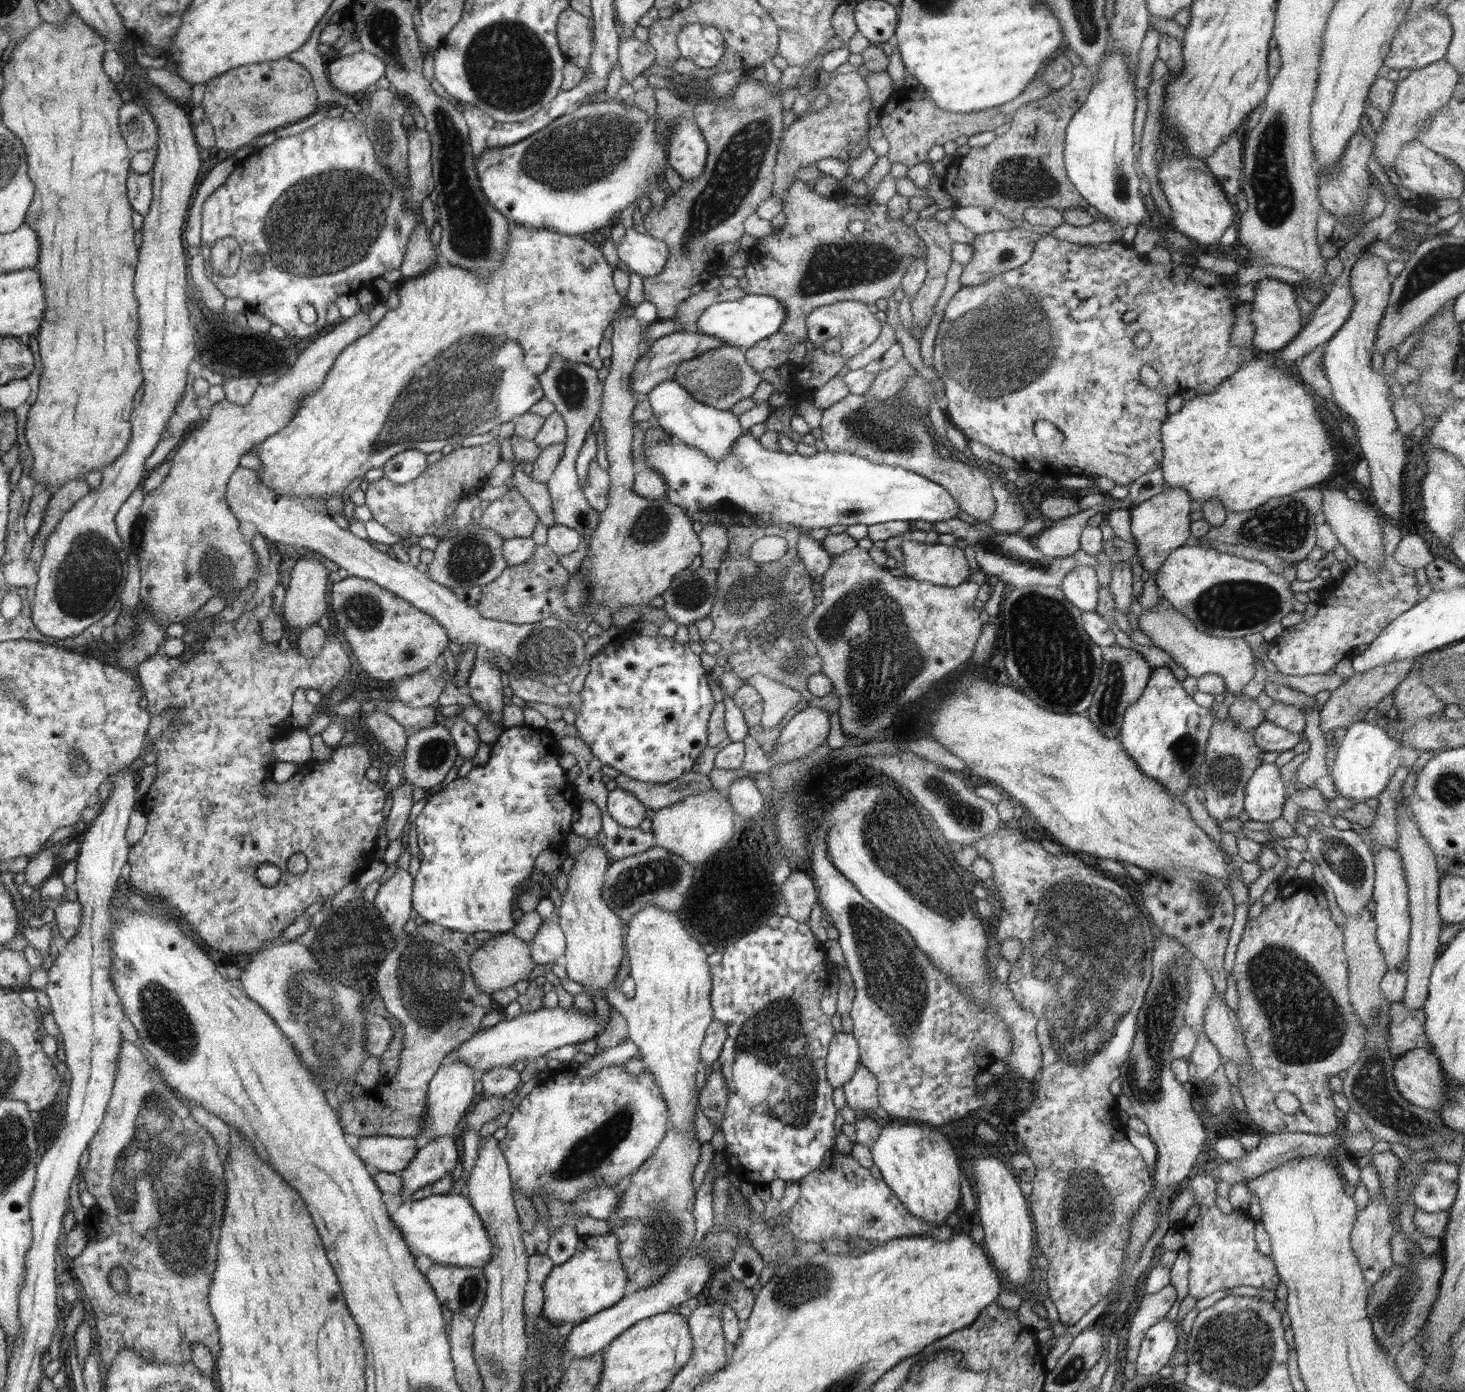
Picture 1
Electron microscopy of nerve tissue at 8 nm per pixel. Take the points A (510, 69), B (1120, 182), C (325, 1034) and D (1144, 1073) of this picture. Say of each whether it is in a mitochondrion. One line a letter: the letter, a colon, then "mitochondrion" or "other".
A: mitochondrion
B: mitochondrion
C: mitochondrion
D: mitochondrion

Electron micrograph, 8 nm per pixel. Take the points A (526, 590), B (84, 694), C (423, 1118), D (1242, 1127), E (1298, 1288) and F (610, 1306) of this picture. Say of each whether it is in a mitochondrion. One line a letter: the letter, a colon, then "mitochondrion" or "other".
A: other
B: other
C: other
D: other
E: other
F: other

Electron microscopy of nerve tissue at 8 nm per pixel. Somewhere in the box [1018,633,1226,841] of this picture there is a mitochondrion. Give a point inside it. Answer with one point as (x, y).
(1109, 697)

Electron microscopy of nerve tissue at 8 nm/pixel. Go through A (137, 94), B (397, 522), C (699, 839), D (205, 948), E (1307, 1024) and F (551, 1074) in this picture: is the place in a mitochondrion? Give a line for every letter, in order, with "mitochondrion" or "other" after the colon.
A: other
B: other
C: other
D: other
E: mitochondrion
F: other

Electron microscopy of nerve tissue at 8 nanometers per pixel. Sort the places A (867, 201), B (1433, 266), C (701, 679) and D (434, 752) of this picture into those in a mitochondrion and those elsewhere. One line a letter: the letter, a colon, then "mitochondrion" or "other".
A: other
B: mitochondrion
C: other
D: mitochondrion

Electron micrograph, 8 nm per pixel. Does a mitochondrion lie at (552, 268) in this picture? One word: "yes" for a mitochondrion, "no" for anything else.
no

